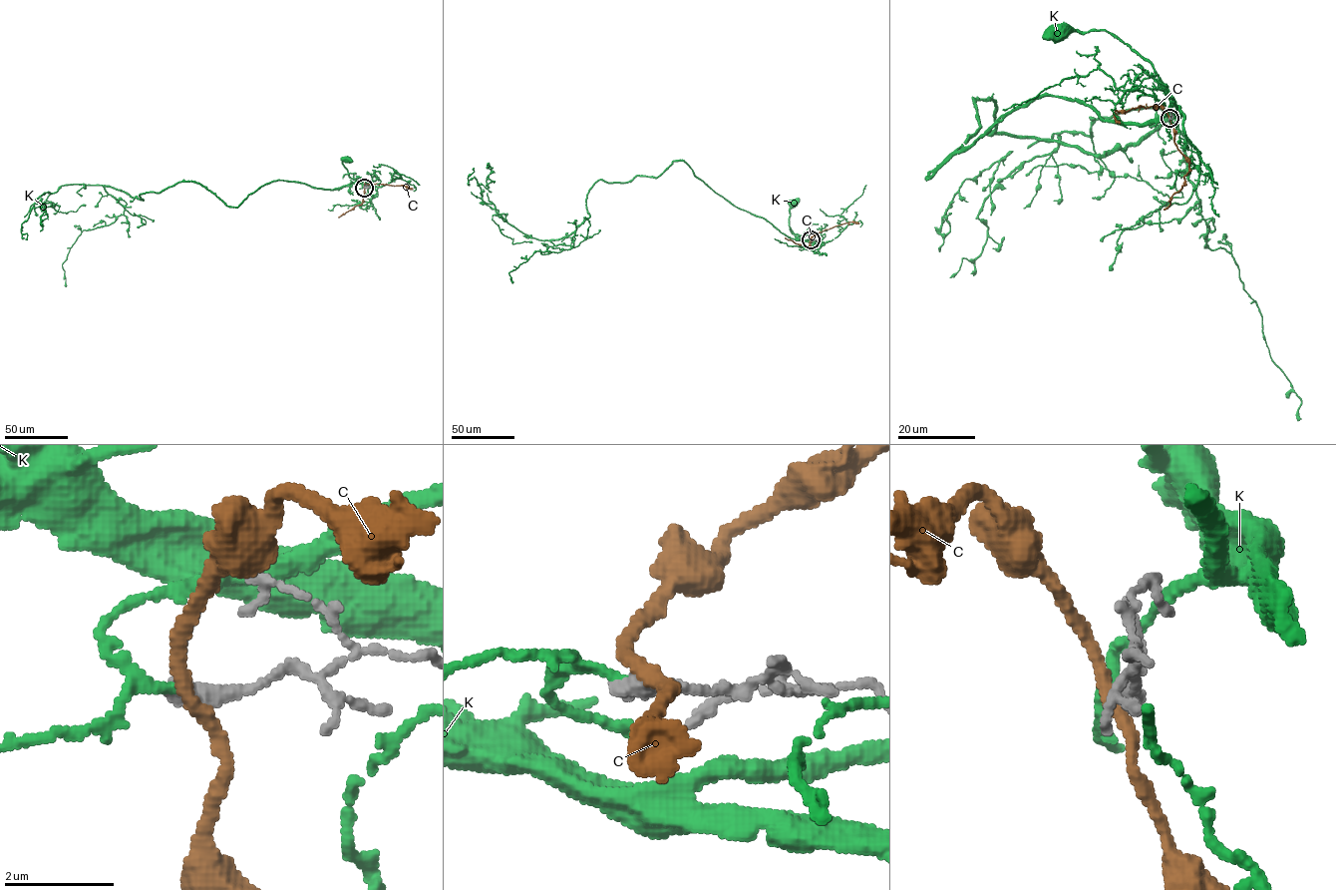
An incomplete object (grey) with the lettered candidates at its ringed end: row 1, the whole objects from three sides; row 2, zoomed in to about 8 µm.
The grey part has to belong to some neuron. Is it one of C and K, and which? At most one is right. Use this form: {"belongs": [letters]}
{"belongs": ["K"]}

